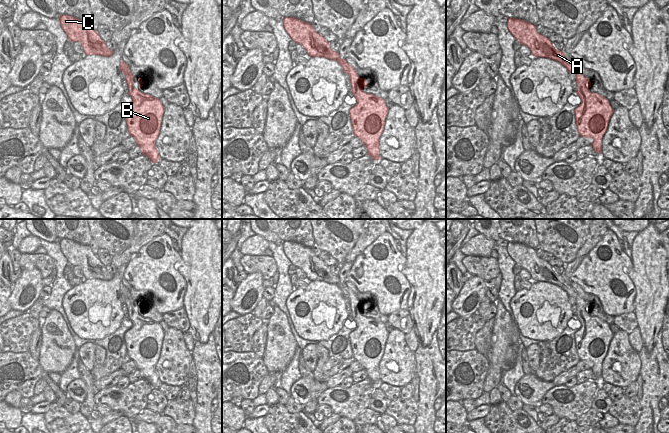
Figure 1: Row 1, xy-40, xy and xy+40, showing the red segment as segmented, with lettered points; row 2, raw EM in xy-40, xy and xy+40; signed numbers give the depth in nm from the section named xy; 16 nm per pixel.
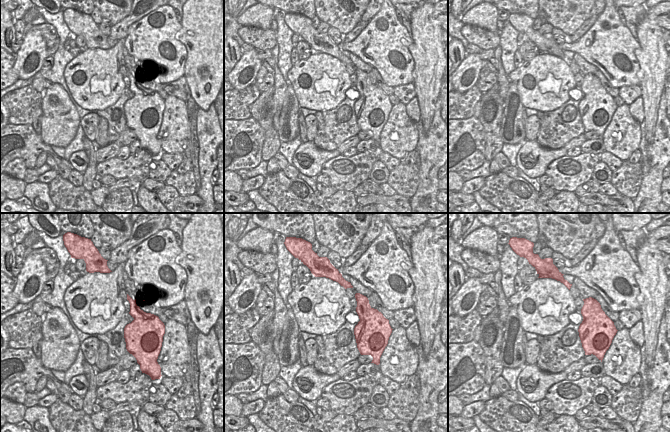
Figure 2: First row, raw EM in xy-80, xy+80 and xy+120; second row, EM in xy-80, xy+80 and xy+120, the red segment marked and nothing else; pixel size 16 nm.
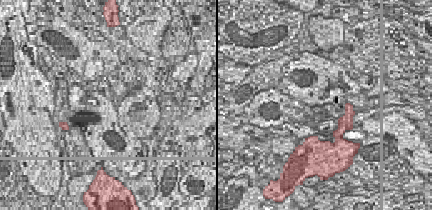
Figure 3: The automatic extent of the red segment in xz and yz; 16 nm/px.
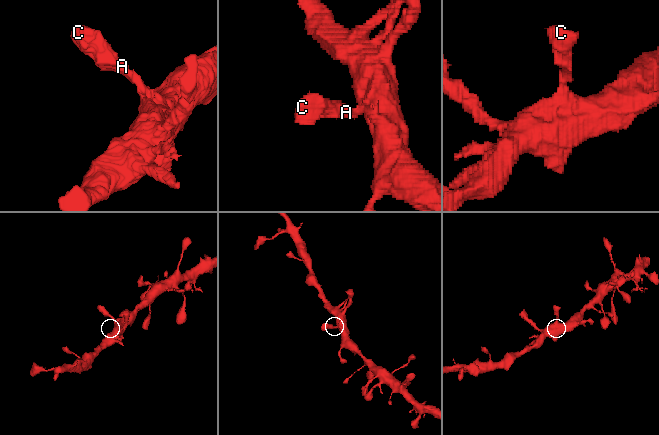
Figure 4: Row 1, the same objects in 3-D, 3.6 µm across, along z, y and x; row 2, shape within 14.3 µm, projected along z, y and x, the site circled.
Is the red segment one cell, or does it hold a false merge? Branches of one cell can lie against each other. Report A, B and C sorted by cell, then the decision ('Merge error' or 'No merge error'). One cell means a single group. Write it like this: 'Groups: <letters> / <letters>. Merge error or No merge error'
Groups: A B C. No merge error

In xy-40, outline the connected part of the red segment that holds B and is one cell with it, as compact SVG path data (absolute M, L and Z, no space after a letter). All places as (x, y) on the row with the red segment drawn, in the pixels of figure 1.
M122 58L120 71L124 73L132 103L124 109L124 116L130 136L134 137L143 155L152 163L157 163L159 153L155 141L159 135L164 106L160 99L150 94L143 94L134 88L134 77L129 65Z

